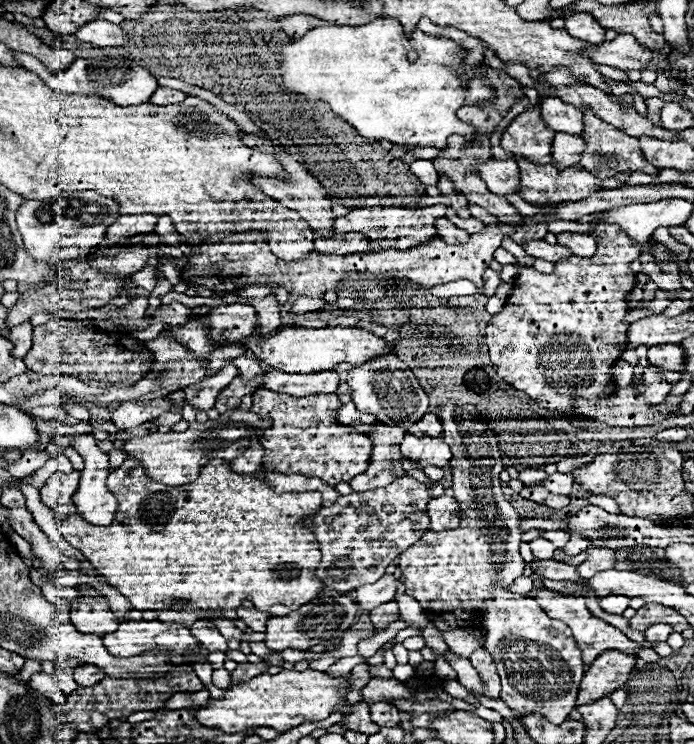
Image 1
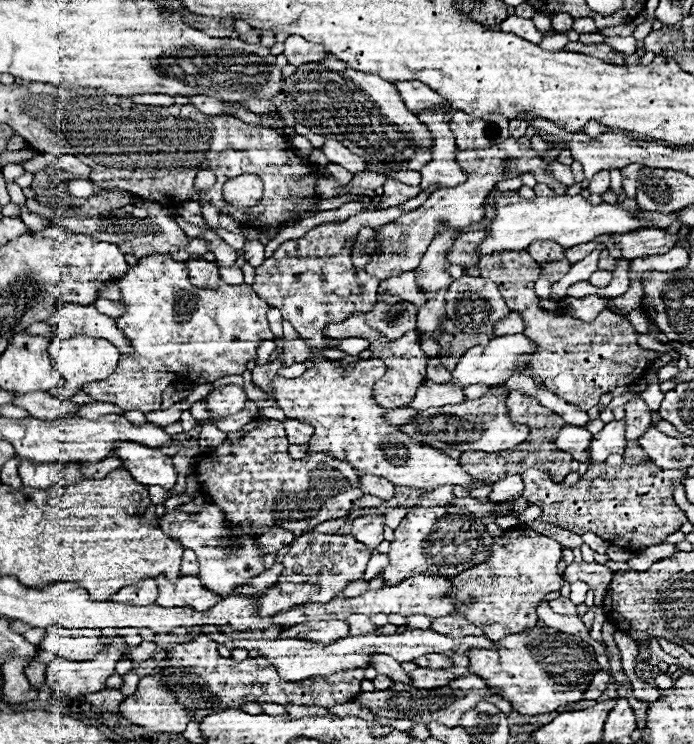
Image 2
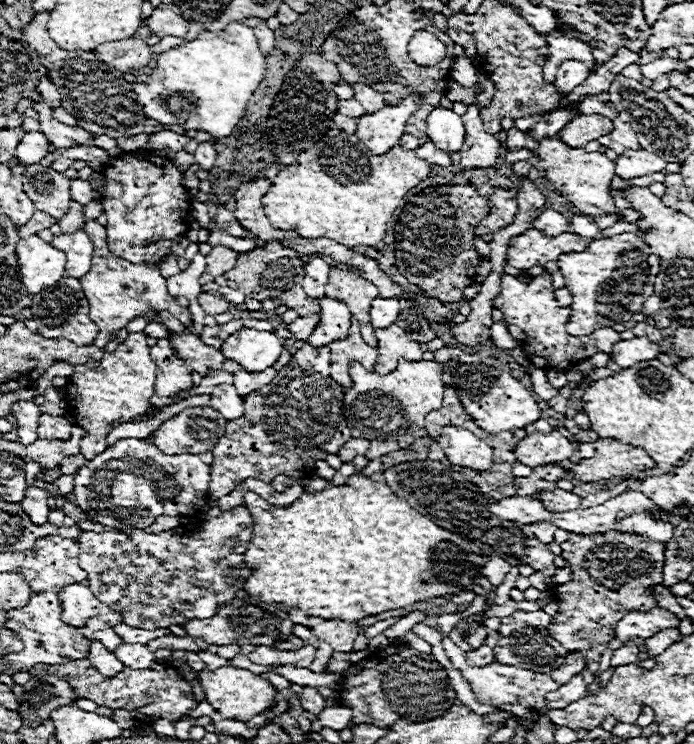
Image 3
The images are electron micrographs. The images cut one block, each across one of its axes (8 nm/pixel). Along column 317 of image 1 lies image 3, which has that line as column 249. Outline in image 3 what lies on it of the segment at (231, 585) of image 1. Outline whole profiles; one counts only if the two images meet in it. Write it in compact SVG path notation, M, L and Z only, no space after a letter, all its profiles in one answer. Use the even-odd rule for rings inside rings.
M352 474L346 480L344 486L328 486L322 492L316 492L316 494L304 492L298 500L294 500L290 506L284 506L284 508L268 504L266 500L262 500L254 492L246 492L244 494L244 506L252 512L252 518L254 518L254 534L252 534L252 540L250 540L250 548L244 554L244 564L252 564L252 576L244 584L244 592L248 596L254 596L254 598L266 602L266 604L284 604L286 608L298 608L306 616L318 616L318 618L324 618L324 620L336 618L336 620L358 622L366 616L374 616L374 614L396 610L396 608L406 608L406 606L420 602L420 600L446 596L446 594L450 594L450 588L452 588L452 594L456 594L460 590L468 590L474 584L474 578L478 576L484 560L488 560L488 554L476 542L472 542L468 538L460 538L458 534L452 534L444 528L438 528L432 520L428 520L426 516L422 516L414 508L410 508L404 498L398 498L386 484L376 482L376 480L362 476L362 474Z

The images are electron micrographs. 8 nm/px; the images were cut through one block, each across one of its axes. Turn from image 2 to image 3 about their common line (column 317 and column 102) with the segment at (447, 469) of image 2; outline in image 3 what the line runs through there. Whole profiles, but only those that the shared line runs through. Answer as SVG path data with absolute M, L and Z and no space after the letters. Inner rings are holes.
M144 332L128 334L128 338L114 352L104 352L98 368L92 370L78 364L74 374L68 378L68 384L64 386L64 402L68 414L74 416L74 422L88 432L88 436L80 442L80 454L86 460L94 460L100 452L106 450L106 436L112 430L112 422L128 422L130 418L152 408L150 396L154 394L156 364L150 358L146 338L148 336Z

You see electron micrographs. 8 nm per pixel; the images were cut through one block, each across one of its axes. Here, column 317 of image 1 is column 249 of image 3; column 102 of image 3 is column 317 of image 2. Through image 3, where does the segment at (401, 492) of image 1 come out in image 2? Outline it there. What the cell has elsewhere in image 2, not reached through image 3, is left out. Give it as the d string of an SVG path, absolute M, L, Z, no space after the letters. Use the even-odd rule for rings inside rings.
M306 532L298 536L294 544L290 544L288 554L282 558L282 574L260 596L260 616L276 616L276 612L286 612L296 604L334 600L350 582L360 580L364 576L370 556L370 550L354 536L320 532Z

